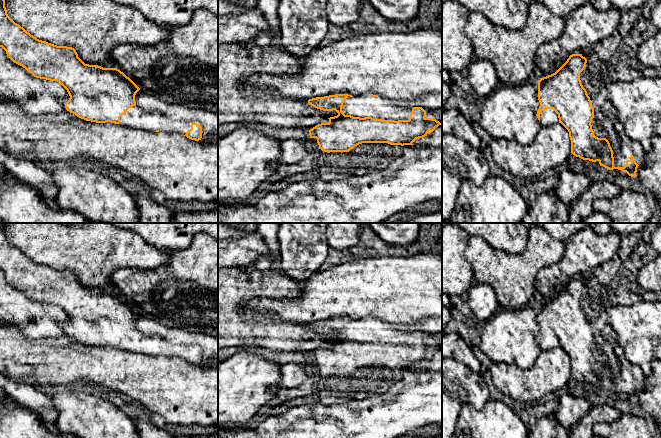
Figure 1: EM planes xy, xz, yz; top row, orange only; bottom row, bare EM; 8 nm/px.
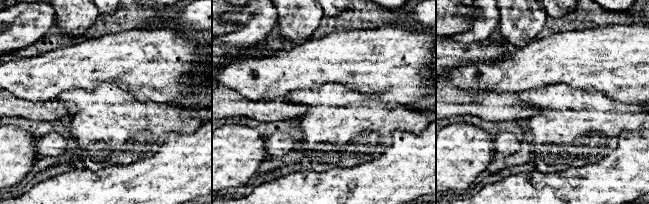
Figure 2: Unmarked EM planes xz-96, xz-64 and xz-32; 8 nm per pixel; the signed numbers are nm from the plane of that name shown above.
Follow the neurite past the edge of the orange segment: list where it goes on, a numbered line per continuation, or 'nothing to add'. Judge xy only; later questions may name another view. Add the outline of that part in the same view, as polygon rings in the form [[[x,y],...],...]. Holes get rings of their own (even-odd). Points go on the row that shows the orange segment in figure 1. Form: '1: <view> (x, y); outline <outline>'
1: xy (135, 117); outline [[[132,106],[120,117],[120,125],[146,131],[163,131],[185,135],[191,129],[191,122],[168,119],[159,111],[148,112]]]

